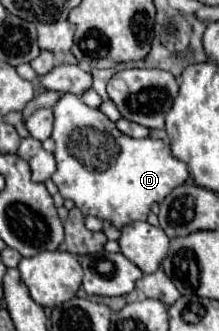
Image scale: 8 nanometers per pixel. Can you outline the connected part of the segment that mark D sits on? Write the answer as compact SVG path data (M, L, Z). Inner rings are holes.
M63 94L53 106L55 126L55 162L57 170L53 182L63 198L75 202L83 216L109 220L115 228L123 228L137 220L147 220L151 206L161 202L173 188L181 186L187 178L187 166L173 158L165 140L143 138L135 140L117 130L101 110L89 108L79 96Z

